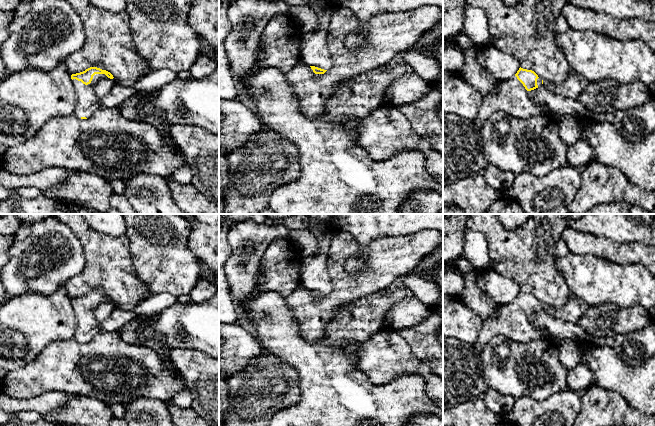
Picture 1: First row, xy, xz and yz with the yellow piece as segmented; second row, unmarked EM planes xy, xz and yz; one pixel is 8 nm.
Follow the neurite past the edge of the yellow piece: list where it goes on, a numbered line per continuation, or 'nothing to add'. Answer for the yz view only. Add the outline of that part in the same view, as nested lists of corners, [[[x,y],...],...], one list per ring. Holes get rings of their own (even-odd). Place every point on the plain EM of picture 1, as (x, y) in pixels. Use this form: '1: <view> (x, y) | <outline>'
1: yz (571, 312) | [[[571,297],[568,301],[559,308],[554,308],[547,305],[537,303],[538,311],[544,310],[549,315],[564,320],[566,322],[577,323],[583,314],[584,305],[575,297]]]
2: yz (511, 321) | [[[514,300],[508,305],[497,306],[483,322],[475,347],[482,350],[495,336],[503,335],[513,341],[529,342],[540,339],[545,328],[535,327],[529,315]]]

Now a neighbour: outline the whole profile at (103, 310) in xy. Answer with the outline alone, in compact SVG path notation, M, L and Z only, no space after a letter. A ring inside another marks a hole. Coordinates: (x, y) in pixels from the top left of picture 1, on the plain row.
M108 301L100 303L96 307L95 316L97 321L100 323L106 319L112 311L115 309L114 305Z

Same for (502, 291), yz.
M495 271L477 273L476 285L497 306L512 303L520 292L520 287L517 283Z

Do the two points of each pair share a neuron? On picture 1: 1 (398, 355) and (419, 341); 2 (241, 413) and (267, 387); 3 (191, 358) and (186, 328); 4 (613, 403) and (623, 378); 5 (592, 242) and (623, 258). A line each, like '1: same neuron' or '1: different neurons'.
1: different neurons
2: same neuron
3: different neurons
4: different neurons
5: same neuron

